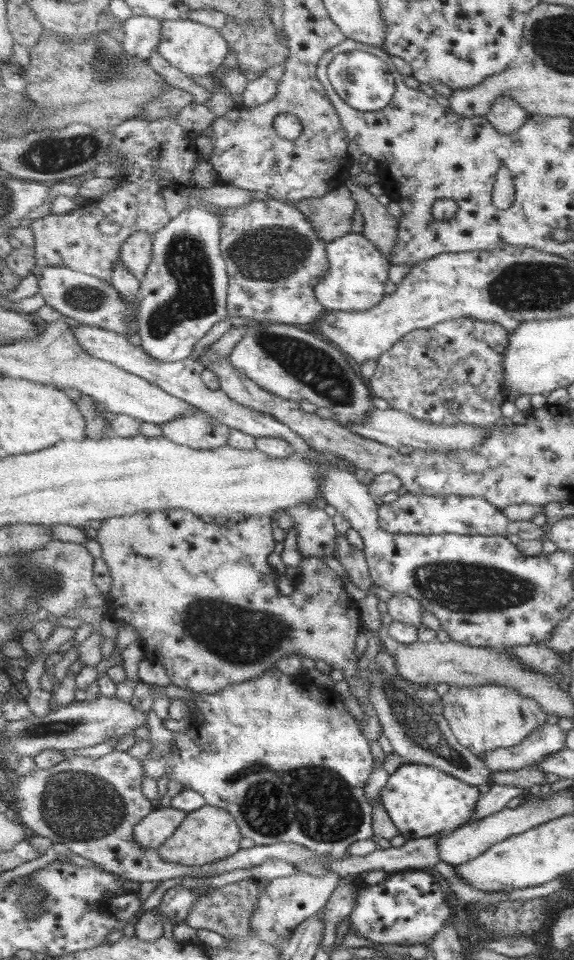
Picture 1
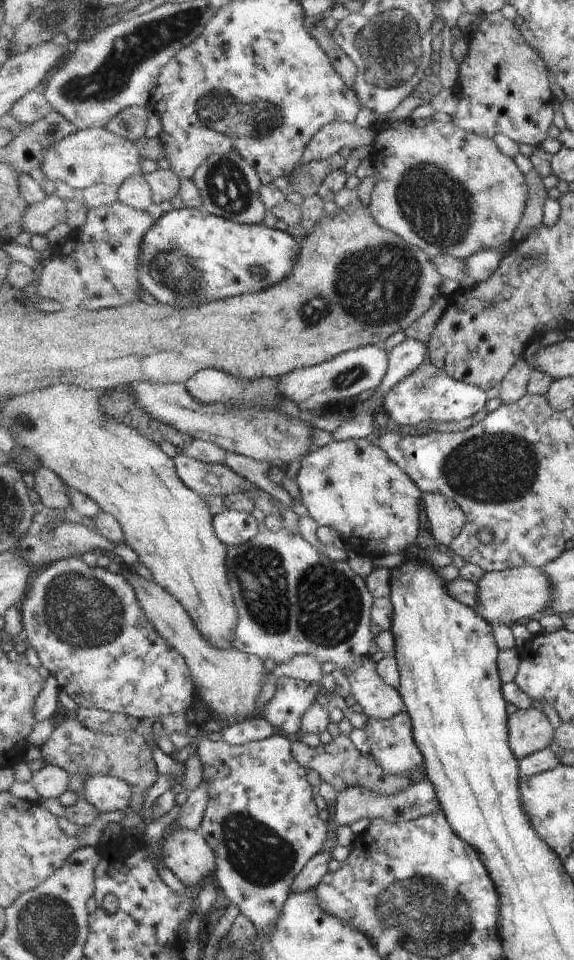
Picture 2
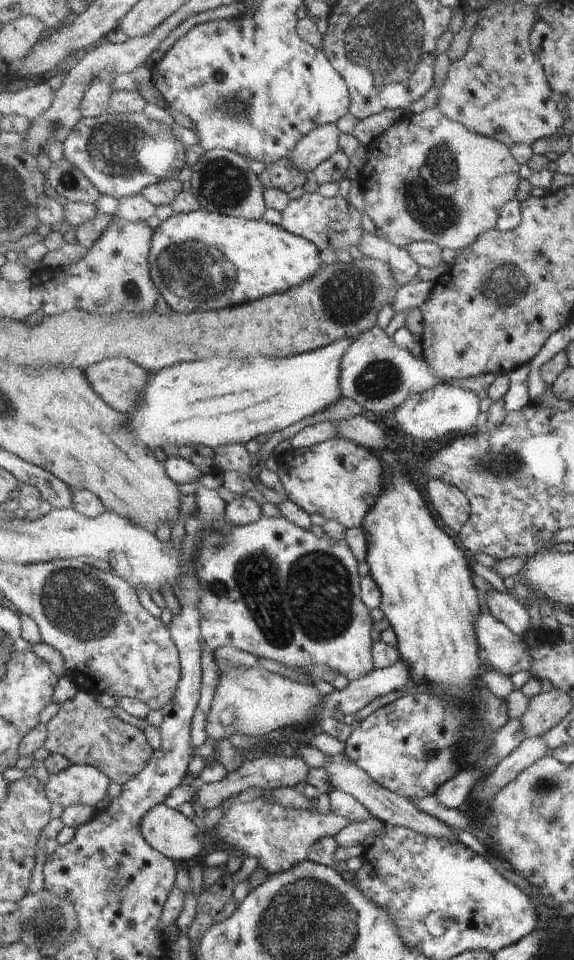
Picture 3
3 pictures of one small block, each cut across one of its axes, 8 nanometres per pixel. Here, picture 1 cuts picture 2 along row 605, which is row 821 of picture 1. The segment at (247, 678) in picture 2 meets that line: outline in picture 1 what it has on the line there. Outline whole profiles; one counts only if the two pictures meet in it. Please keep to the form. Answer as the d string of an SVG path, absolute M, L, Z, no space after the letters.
M172 806L155 809L135 826L133 838L143 850L156 850L177 832L177 827L185 821L185 815L185 810Z

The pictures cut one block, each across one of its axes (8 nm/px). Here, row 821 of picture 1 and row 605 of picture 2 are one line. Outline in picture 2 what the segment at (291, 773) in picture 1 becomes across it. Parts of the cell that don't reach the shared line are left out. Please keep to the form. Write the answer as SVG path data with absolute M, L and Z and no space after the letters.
M287 528L279 532L263 529L251 542L243 546L227 546L227 574L233 598L237 604L239 620L235 628L233 646L248 655L263 660L273 660L277 665L293 660L295 656L315 656L319 662L333 662L336 669L351 676L351 697L363 709L363 714L375 720L391 720L408 710L399 690L389 686L377 669L377 664L367 658L374 649L376 630L372 622L374 598L365 579L351 570L346 561L336 562L317 552L316 546L303 535L295 536Z

